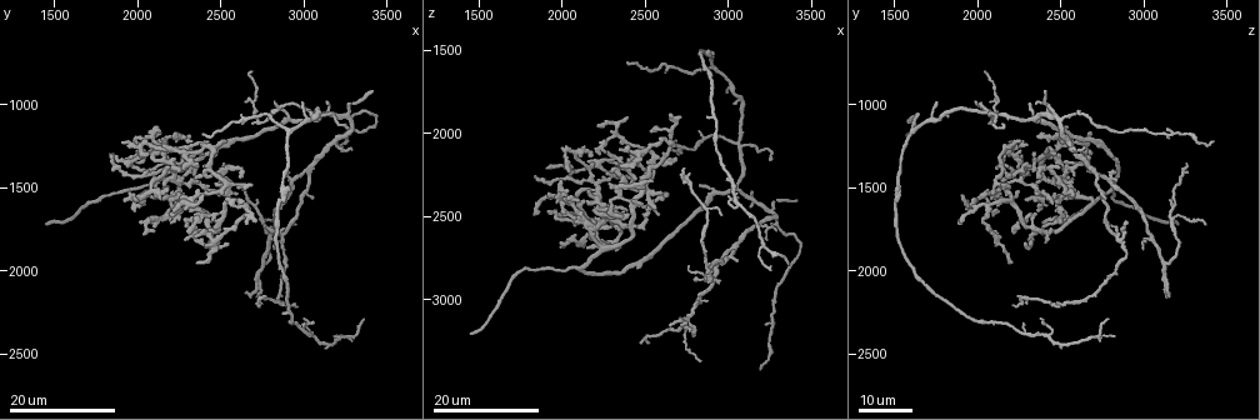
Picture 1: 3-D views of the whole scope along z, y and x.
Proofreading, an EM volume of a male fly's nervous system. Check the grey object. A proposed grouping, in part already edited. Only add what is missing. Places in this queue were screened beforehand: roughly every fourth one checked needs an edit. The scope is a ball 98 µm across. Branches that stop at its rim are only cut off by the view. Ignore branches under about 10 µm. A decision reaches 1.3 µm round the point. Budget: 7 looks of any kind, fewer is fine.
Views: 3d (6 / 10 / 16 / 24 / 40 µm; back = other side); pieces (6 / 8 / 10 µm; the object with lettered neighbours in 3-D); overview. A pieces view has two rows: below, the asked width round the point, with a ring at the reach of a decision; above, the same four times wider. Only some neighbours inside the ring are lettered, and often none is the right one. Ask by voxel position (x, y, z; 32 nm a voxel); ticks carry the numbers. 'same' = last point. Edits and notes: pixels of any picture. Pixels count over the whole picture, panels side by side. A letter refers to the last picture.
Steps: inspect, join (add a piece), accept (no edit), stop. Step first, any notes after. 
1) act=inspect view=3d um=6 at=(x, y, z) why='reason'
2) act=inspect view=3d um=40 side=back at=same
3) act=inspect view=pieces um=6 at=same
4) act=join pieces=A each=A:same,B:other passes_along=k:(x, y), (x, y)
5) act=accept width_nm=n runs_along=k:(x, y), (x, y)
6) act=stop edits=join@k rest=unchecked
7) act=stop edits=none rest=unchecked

act=inspect view=3d um=16 at=(2640, 2120, 3140) why='branch stops here'

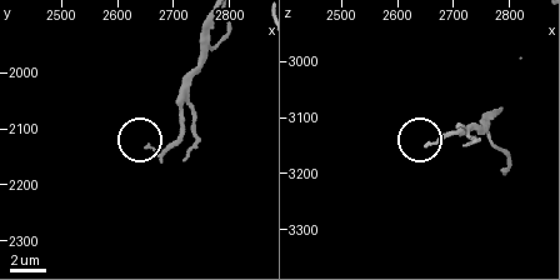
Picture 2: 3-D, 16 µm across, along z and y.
act=inspect view=pieces um=8 at=(2660, 2130, 3145)

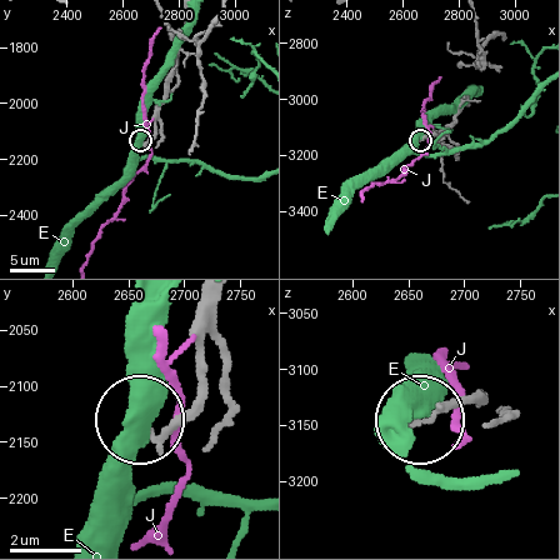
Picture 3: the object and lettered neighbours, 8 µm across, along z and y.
act=accept width_nm=140 each=E:other,J:other found='none of them fits'

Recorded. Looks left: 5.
act=inspect view=3d um=16 at=(1460, 1720, 3200) why='an open end'

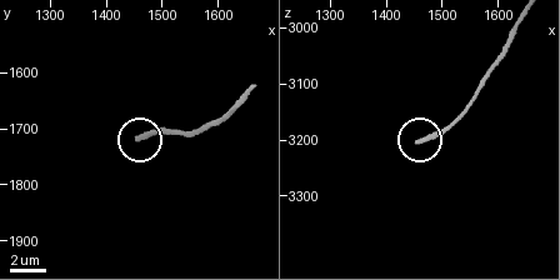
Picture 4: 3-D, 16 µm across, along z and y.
act=inspect view=pieces um=10 at=(1460, 1720, 3205)

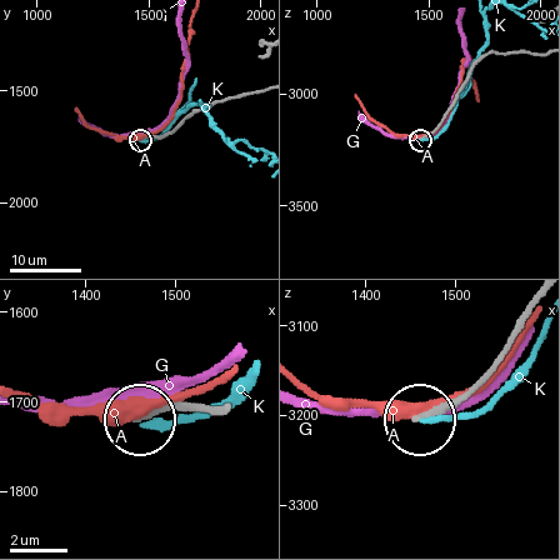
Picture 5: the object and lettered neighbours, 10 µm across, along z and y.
act=accept each=A:other,G:other,K:other runs_along=5:(535, 304), (504, 354), (468, 390), (420, 416) found='none of them fits'

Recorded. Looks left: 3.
act=inspect view=3d um=24 at=(2180, 1380, 2200) why='an open end'

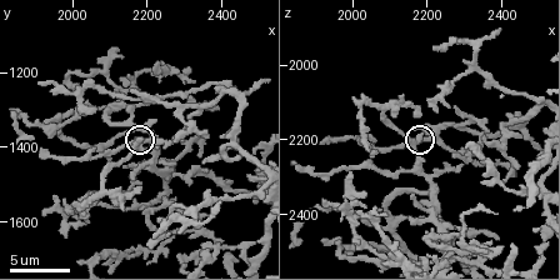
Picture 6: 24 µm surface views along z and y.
act=inspect view=pieces um=10 at=(2180, 1380, 2190)

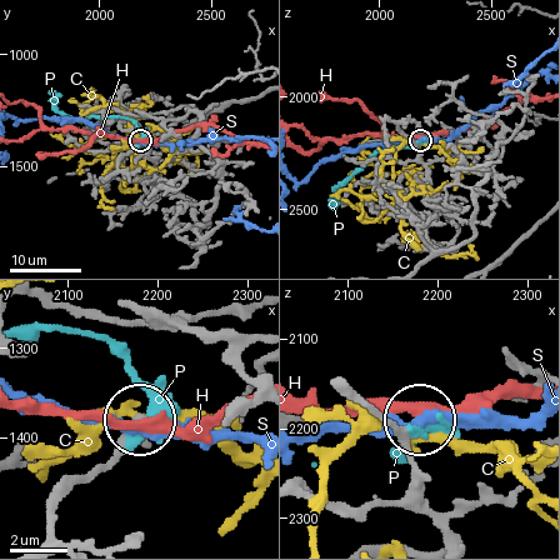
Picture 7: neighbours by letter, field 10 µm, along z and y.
act=accept each=C:other,H:other,P:other,S:other runs_along=7:(446, 533), (428, 504), (410, 446), (415, 420) found='none of them fits'

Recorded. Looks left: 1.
act=stop edits=none rest=unchecked

